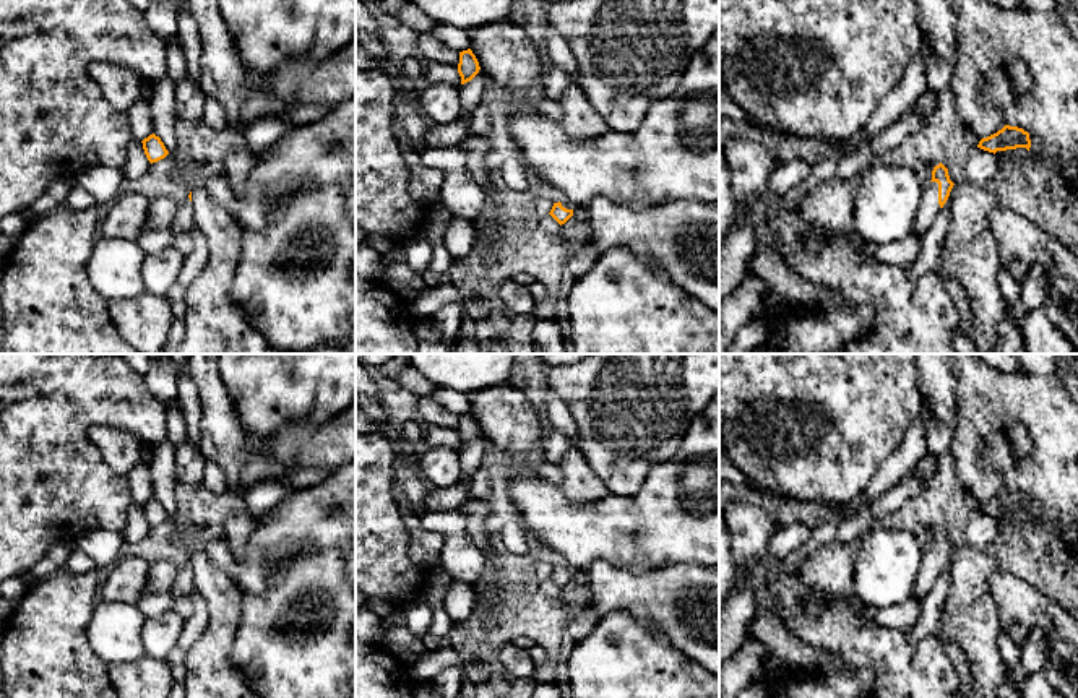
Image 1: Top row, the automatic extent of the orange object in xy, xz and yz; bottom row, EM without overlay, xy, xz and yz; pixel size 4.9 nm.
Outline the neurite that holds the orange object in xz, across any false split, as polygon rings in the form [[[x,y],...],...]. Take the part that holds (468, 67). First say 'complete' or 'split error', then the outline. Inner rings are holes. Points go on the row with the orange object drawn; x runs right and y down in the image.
complete; [[[471,49],[459,52],[458,73],[461,76],[461,84],[471,81],[481,67]]]

